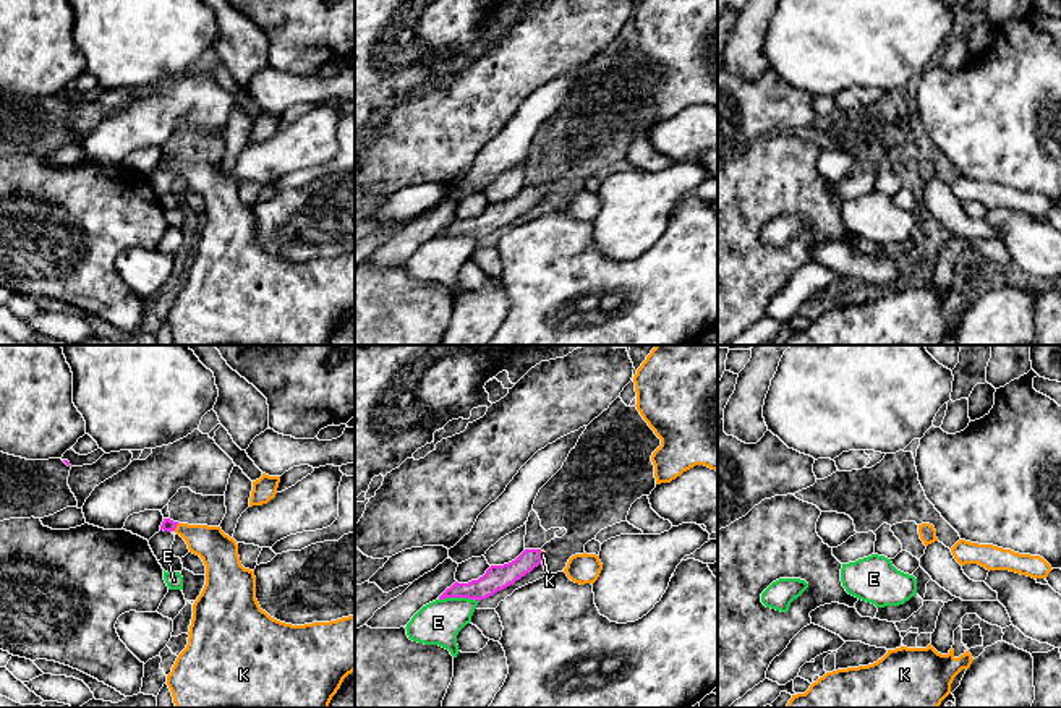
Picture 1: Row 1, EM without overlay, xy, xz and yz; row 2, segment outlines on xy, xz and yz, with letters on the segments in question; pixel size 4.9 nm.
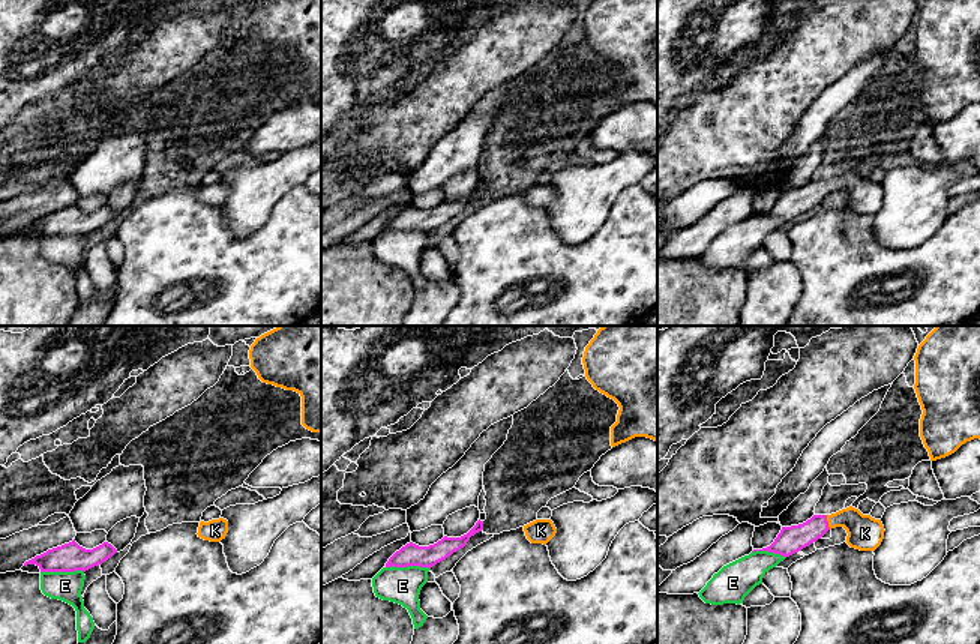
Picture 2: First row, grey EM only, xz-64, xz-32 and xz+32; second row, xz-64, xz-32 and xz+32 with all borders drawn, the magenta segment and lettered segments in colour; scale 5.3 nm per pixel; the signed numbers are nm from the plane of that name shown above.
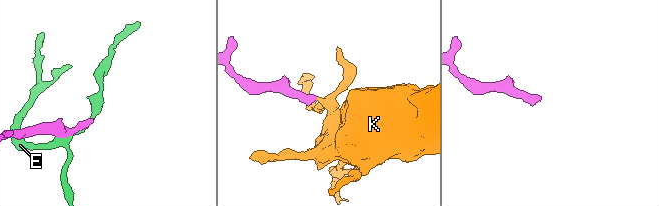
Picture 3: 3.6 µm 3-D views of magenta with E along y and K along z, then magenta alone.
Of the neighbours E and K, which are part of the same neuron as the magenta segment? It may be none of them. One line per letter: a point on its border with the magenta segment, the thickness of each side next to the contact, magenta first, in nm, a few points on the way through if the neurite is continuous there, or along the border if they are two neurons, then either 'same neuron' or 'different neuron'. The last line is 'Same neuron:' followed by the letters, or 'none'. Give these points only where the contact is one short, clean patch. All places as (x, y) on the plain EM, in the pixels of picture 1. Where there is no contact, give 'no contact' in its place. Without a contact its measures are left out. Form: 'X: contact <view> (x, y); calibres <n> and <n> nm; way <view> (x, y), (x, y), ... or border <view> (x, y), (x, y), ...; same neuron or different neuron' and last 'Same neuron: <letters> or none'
E: contact xz (459, 234); calibres 130 and 220 nm; different neuron
K: contact xy (175, 164); calibres 60 and 180 nm; way xy (167, 162), (175, 164), (211, 180), (219, 188); same neuron
Same neuron: K

